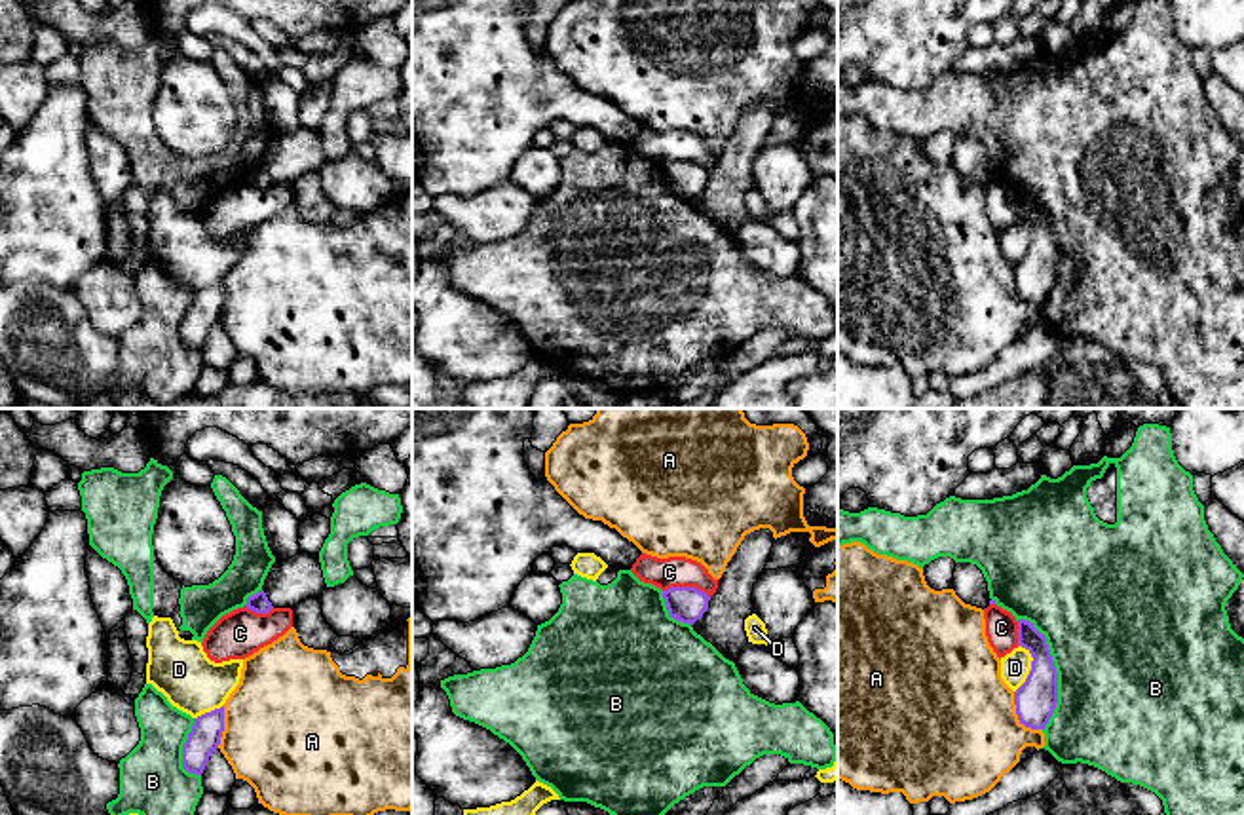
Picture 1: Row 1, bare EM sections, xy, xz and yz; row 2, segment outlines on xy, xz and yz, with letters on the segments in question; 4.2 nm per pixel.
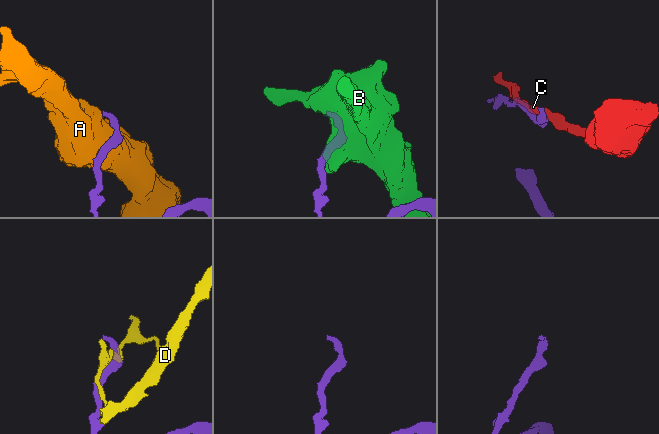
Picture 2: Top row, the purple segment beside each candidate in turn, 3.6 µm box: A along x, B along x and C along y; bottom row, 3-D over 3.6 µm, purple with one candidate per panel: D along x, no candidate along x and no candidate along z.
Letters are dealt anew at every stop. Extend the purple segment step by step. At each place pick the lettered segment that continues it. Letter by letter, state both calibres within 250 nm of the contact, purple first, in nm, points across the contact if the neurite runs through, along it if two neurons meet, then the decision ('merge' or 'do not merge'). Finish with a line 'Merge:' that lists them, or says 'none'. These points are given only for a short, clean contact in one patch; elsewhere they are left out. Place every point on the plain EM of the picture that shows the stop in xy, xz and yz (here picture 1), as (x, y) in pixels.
A: 180/500 nm | do not merge
B: 180/480 nm | do not merge
C: 150/130 nm | along xz (663, 164), (697, 162), (709, 171) | do not merge
D: 180/130 nm | do not merge
Merge: none

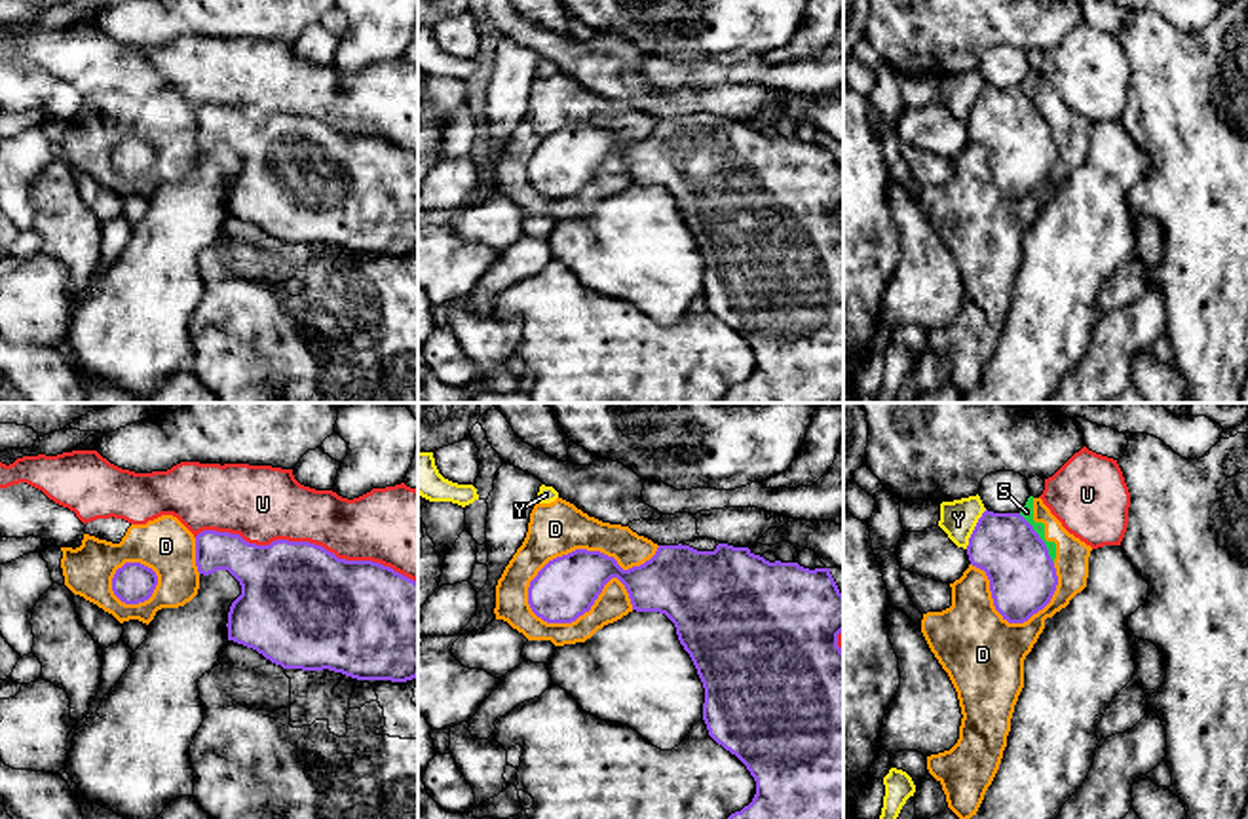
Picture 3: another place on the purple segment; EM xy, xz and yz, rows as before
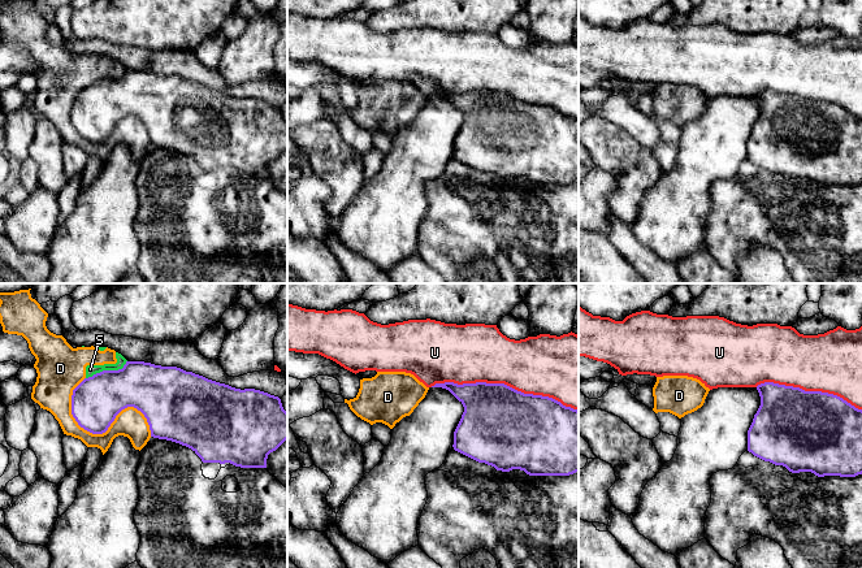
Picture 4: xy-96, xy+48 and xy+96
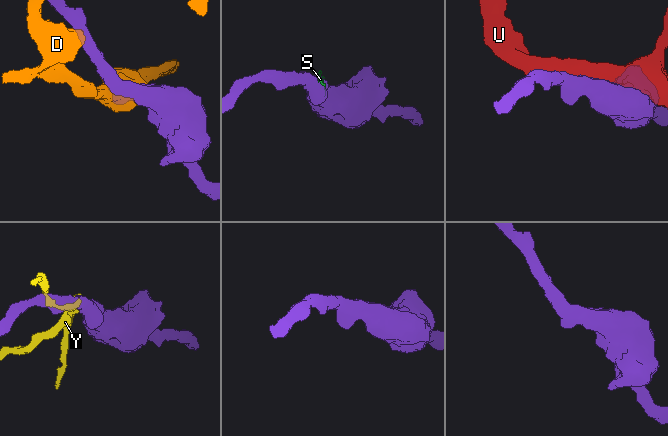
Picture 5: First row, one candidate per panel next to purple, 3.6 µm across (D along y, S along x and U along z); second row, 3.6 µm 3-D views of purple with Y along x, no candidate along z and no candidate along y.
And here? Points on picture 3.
D: 260/220 nm | do not merge
S: 280/50 nm | do not merge
U: 480/320 nm | do not merge
Y: 280/160 nm | do not merge
Merge: none

